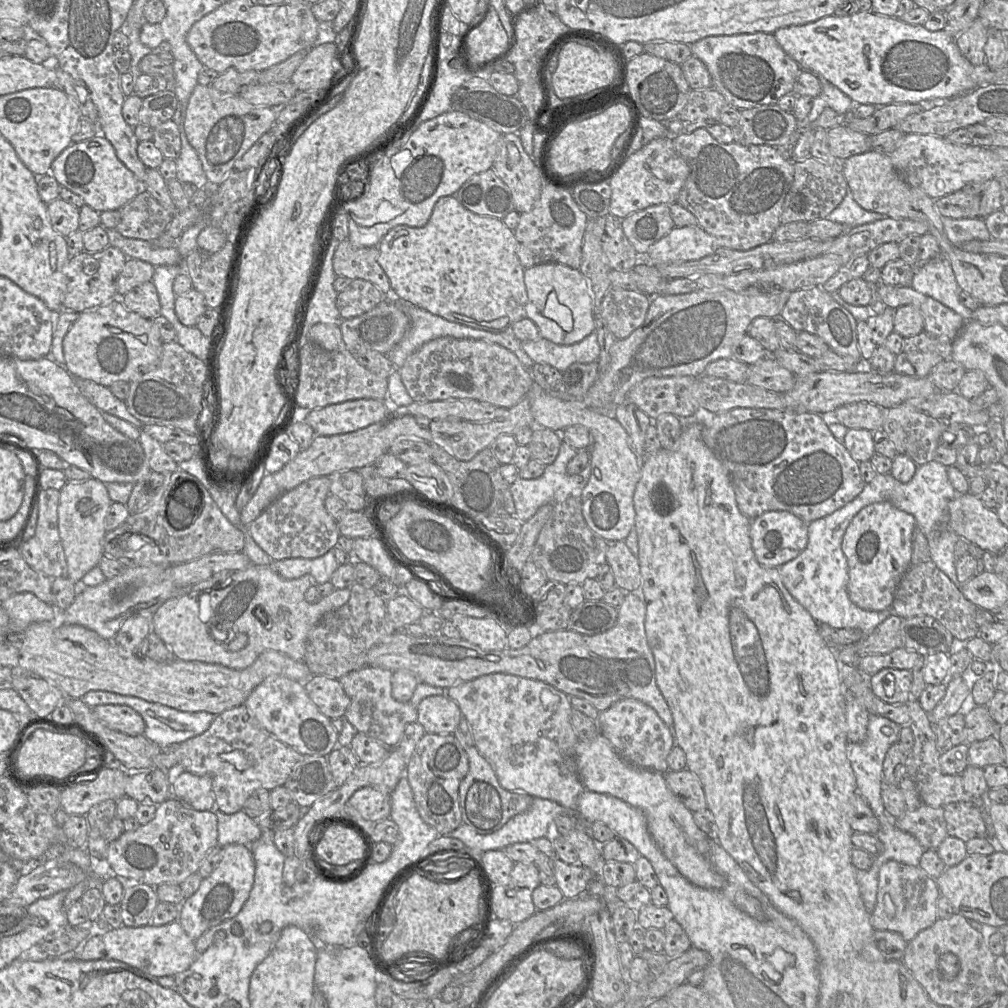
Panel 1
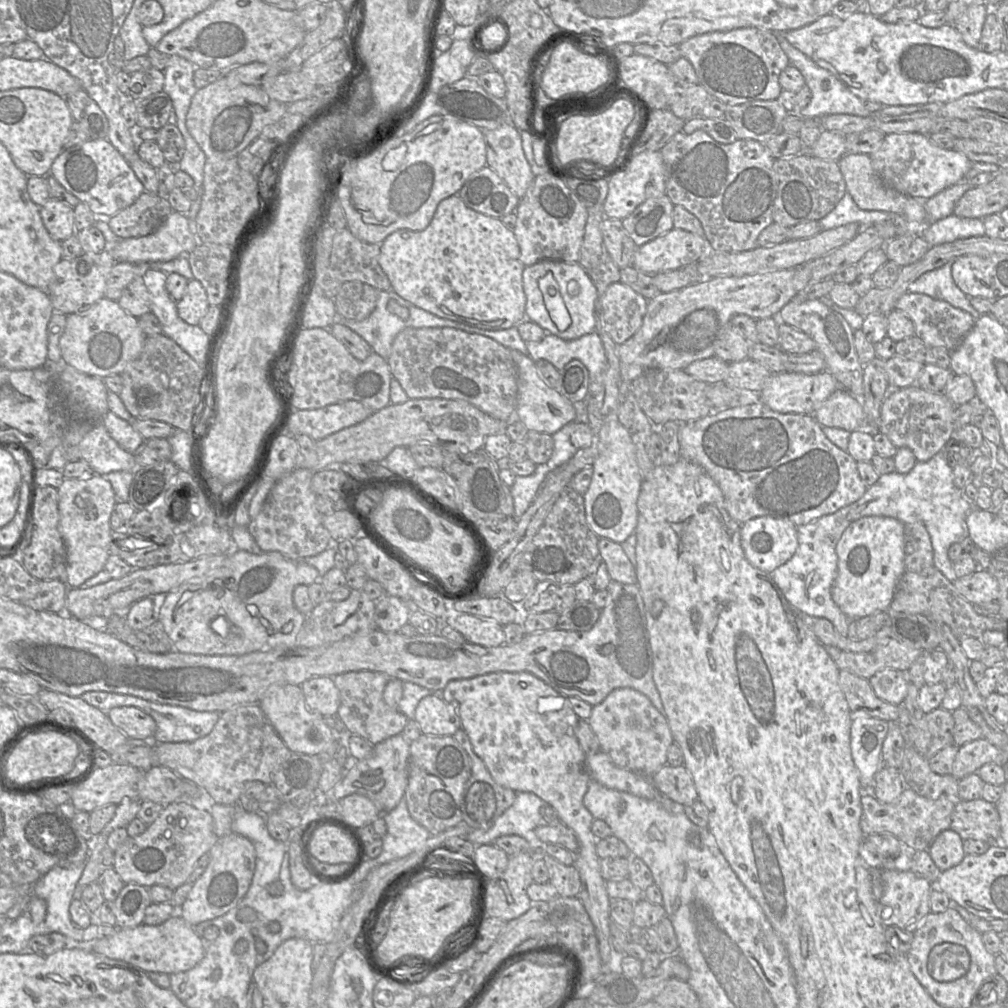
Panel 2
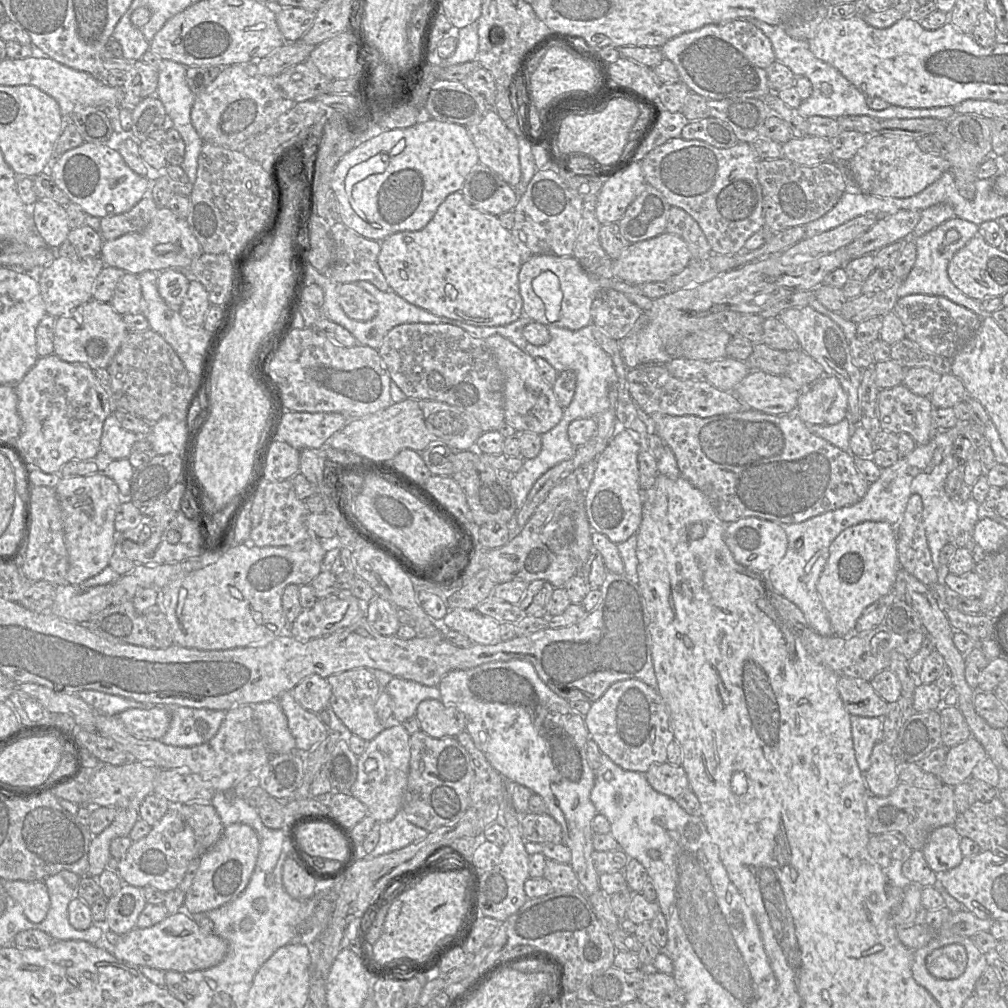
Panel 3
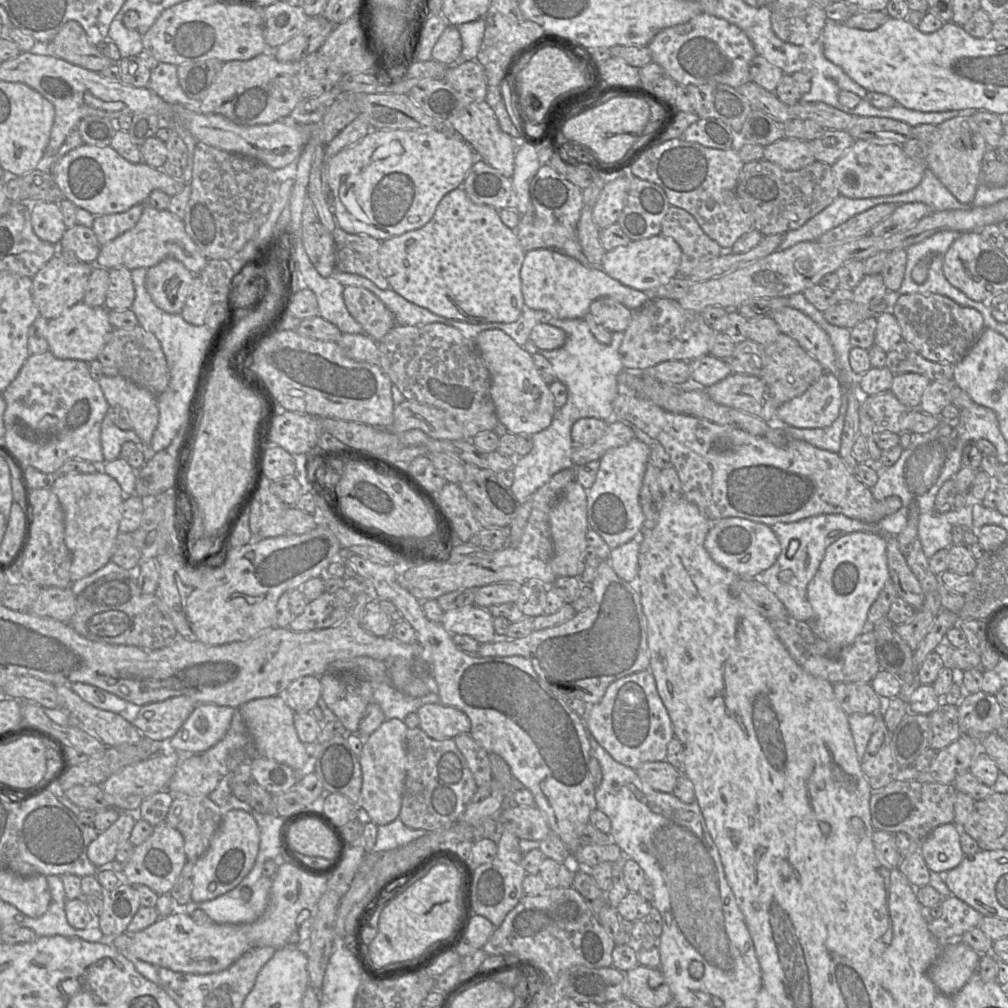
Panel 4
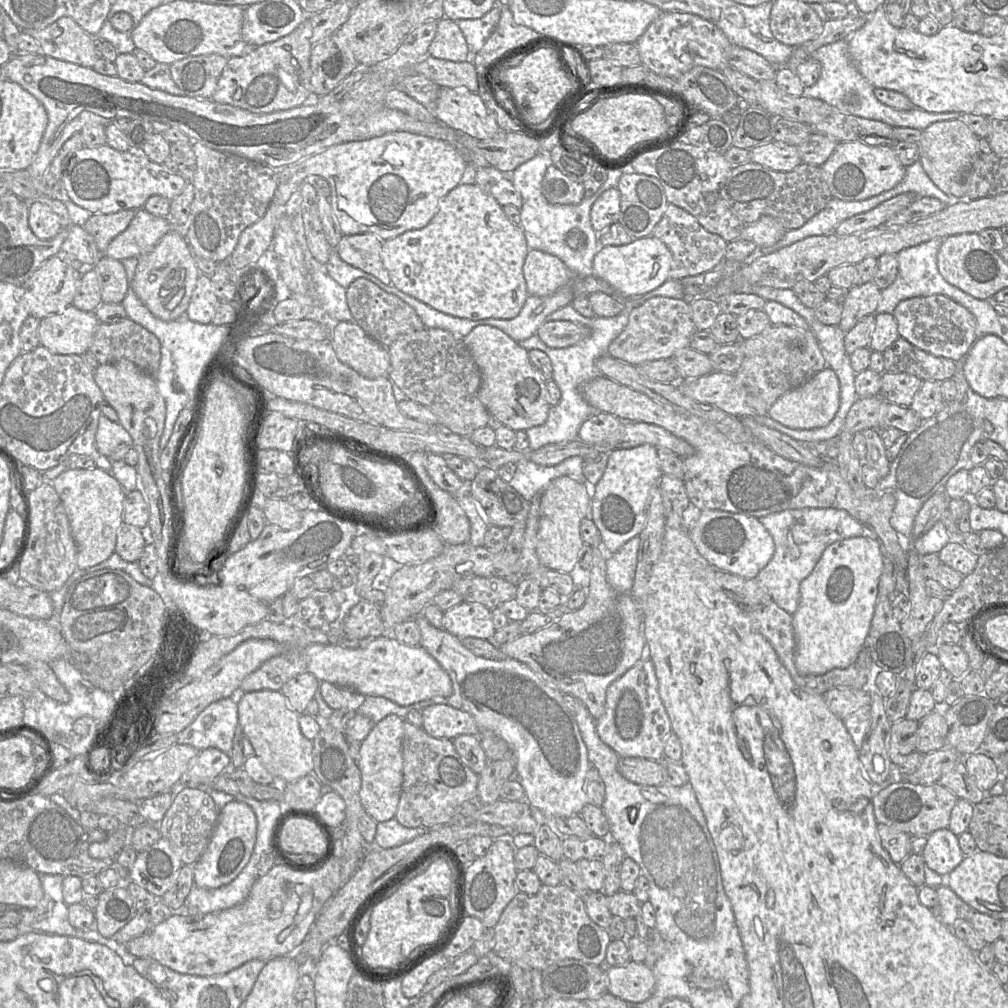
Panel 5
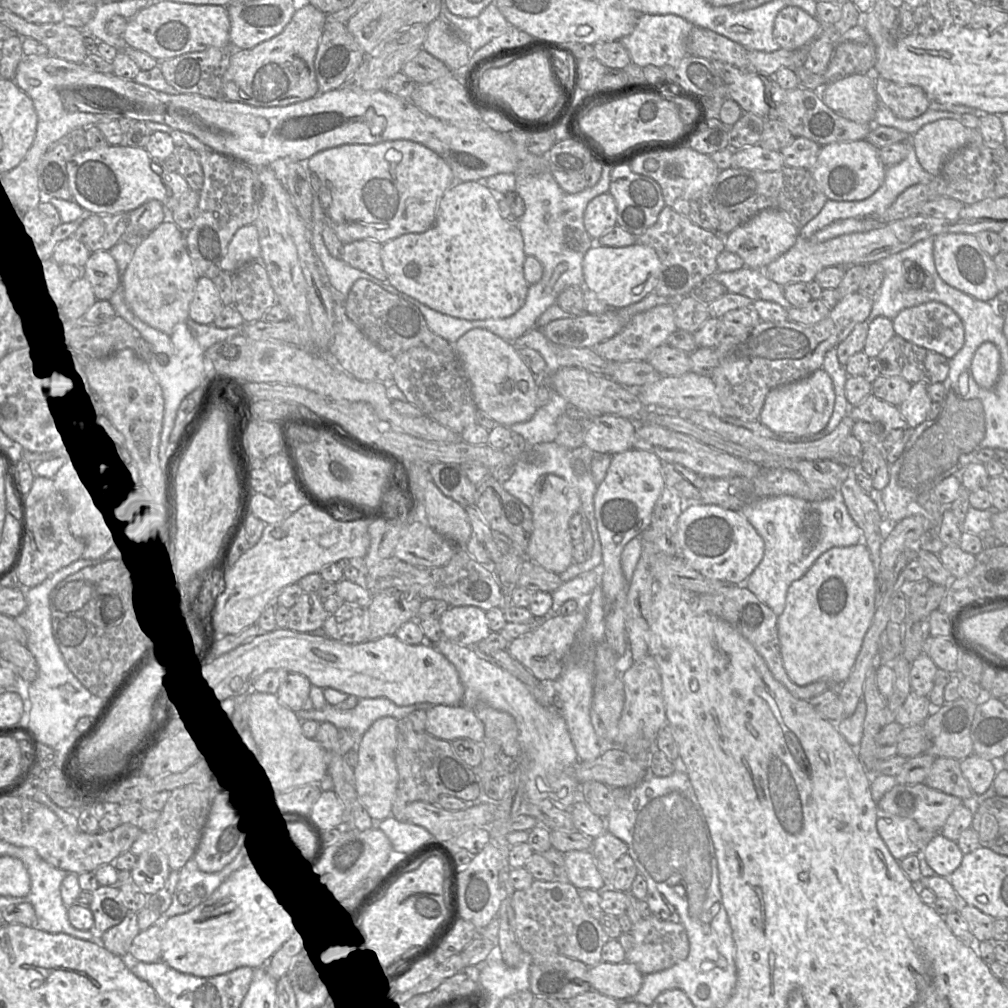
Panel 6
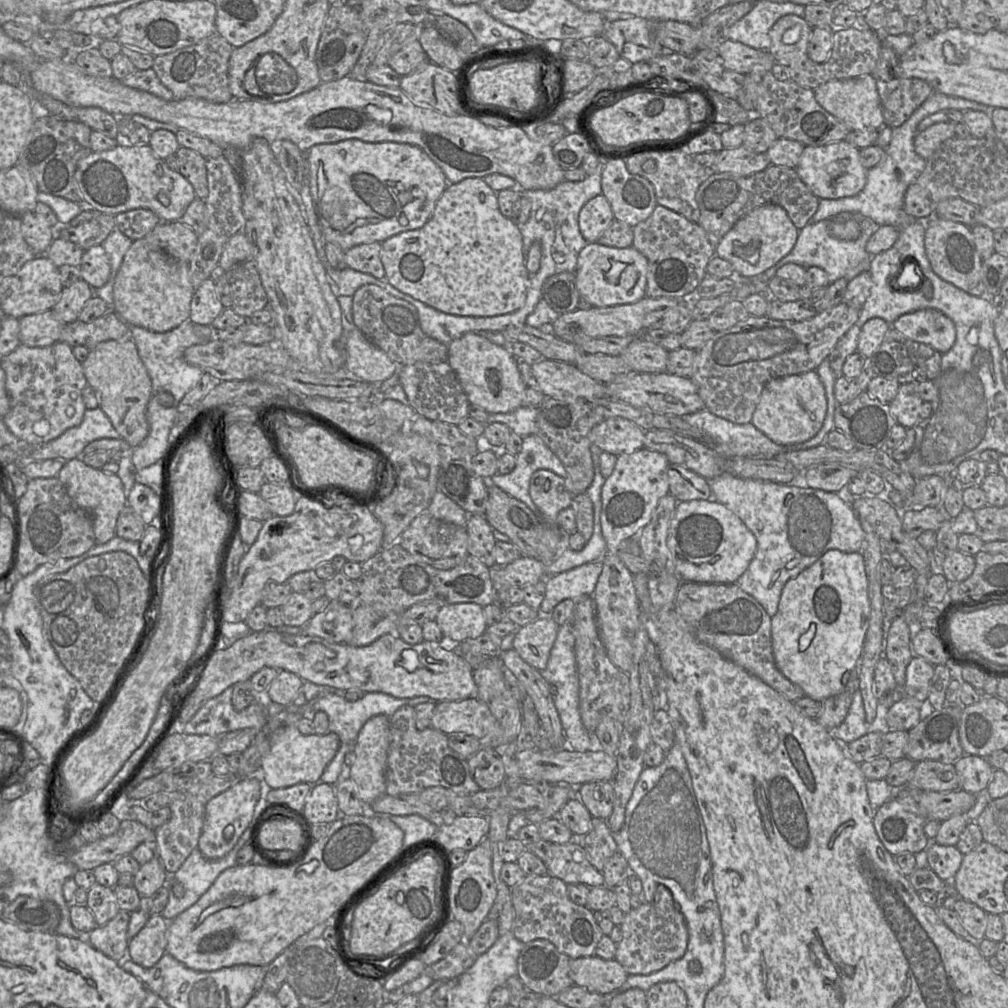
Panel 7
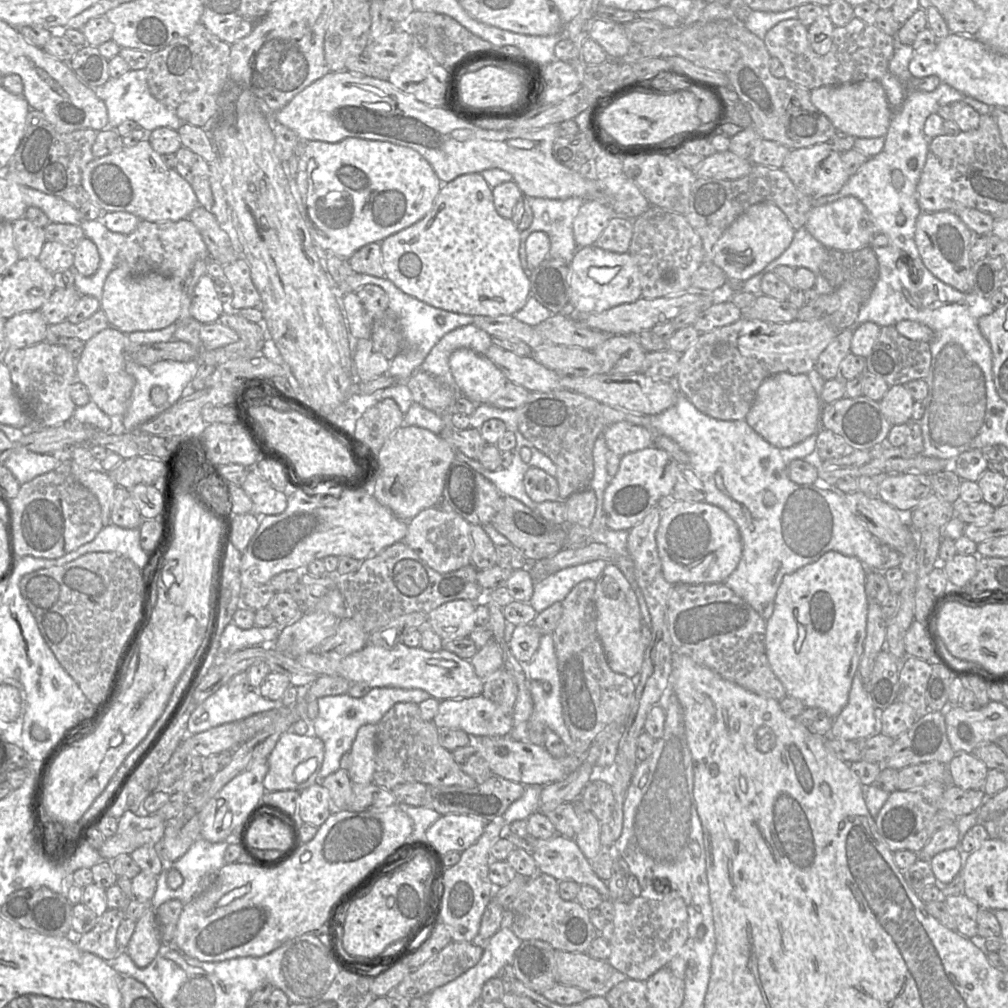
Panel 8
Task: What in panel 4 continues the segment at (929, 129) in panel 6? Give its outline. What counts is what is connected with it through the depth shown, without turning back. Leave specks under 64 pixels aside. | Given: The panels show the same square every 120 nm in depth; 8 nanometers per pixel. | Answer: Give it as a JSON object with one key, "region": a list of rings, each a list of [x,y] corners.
{"region":[[[958,116],[937,125],[925,164],[959,202],[969,204],[980,184],[982,160],[987,148],[986,140],[972,116]]]}

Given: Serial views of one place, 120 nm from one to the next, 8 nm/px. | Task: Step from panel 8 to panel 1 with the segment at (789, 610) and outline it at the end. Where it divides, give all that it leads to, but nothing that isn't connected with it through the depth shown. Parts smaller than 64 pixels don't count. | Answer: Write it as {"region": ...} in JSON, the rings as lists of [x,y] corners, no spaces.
{"region":[[[877,502],[862,508],[851,520],[842,540],[847,559],[847,593],[850,601],[866,611],[890,609],[896,588],[911,565],[915,518],[889,502]]]}

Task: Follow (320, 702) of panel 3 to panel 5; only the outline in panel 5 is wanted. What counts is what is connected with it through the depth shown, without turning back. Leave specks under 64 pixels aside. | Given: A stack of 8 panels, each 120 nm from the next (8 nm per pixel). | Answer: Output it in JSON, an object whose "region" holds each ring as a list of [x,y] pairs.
{"region":[[[304,672],[287,681],[282,686],[281,693],[286,697],[288,705],[296,713],[304,714],[319,685],[319,679],[310,672]]]}

